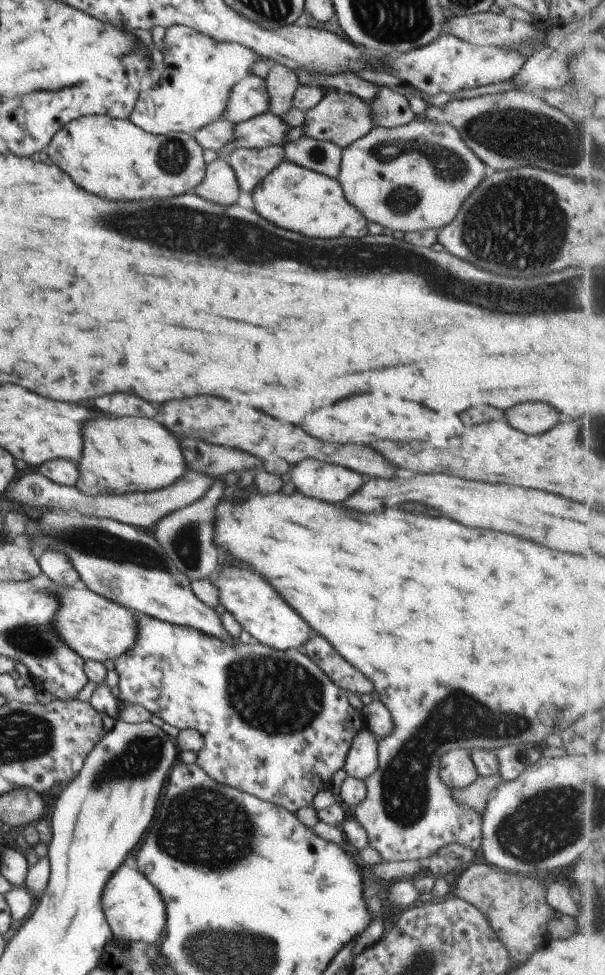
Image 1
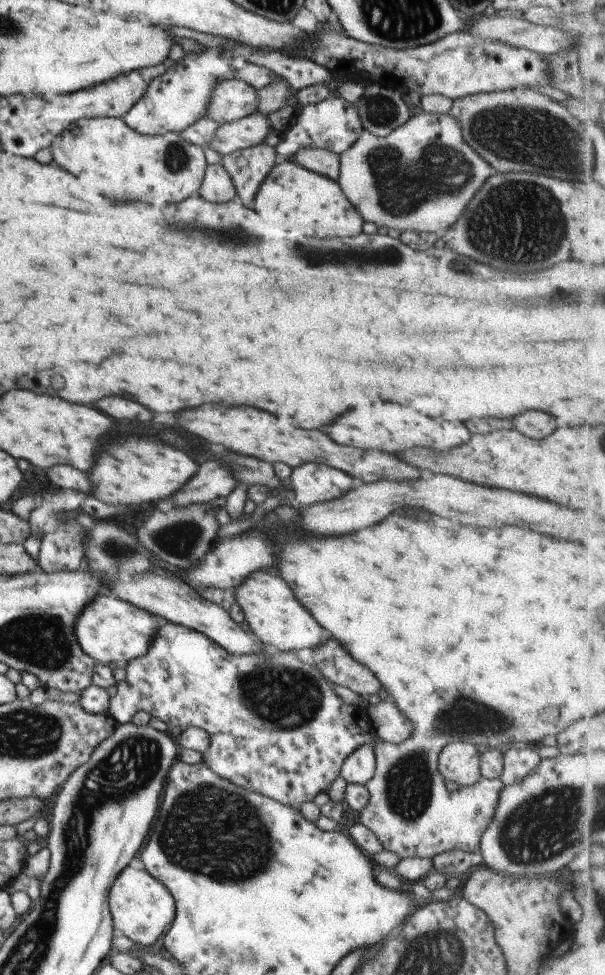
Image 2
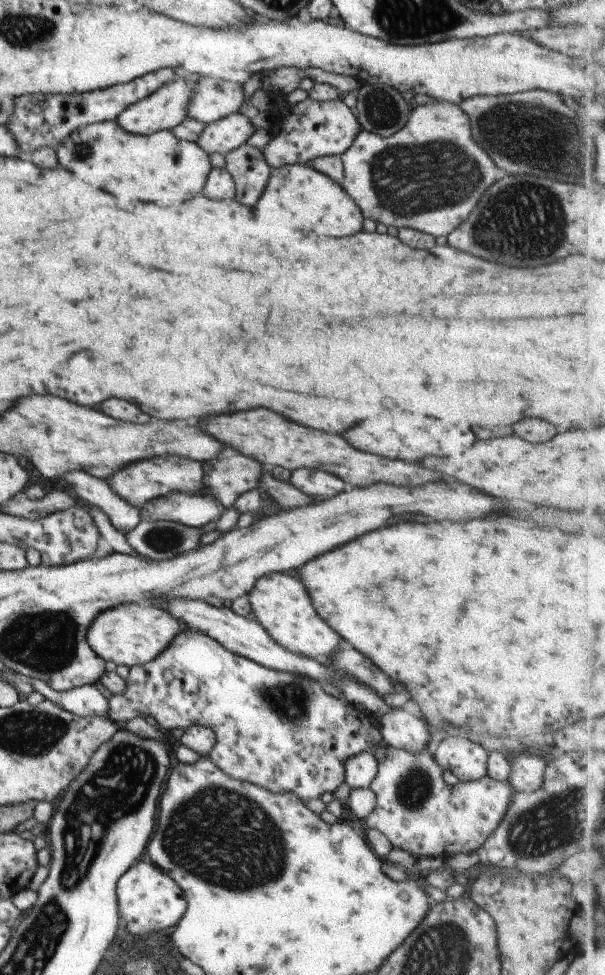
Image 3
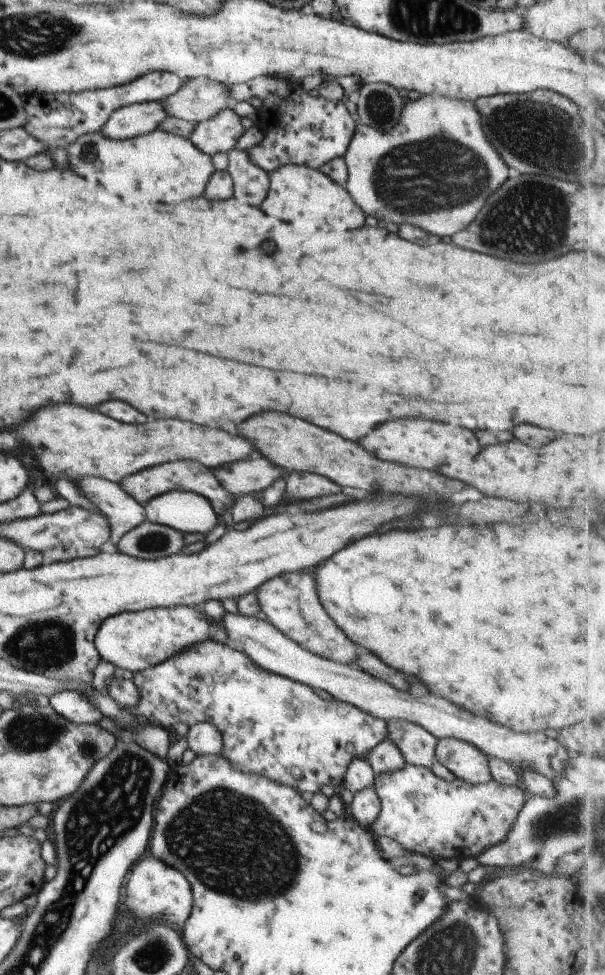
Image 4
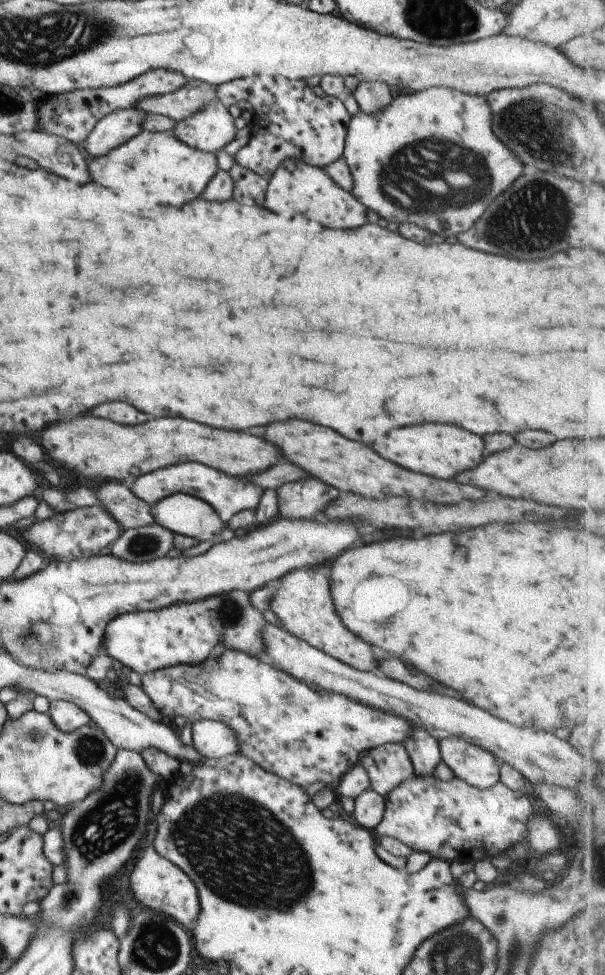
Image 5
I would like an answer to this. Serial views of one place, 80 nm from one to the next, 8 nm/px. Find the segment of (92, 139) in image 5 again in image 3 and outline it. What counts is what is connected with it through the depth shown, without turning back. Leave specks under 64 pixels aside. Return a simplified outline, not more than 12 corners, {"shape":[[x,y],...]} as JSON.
{"shape":[[173,75],[125,107],[115,122],[132,135],[169,131],[188,118],[201,76]]}

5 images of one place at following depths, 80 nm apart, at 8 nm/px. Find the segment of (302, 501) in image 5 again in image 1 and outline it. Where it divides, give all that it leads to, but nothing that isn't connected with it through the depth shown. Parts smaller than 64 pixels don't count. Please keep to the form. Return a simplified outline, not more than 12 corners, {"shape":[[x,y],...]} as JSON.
{"shape":[[313,459],[290,470],[299,492],[331,504],[363,484],[358,472]]}

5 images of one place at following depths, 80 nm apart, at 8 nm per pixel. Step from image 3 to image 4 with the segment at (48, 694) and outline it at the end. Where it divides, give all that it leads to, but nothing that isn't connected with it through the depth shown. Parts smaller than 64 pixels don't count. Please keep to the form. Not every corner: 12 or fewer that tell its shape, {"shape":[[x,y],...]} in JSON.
{"shape":[[63,689],[48,696],[60,717],[96,723],[102,712],[81,691]]}

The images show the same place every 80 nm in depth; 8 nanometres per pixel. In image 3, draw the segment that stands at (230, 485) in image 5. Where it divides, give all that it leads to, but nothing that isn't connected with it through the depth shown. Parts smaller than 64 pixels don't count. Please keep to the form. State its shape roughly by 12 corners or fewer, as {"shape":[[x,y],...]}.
{"shape":[[177,456],[113,472],[113,492],[141,508],[203,490],[201,464]]}

